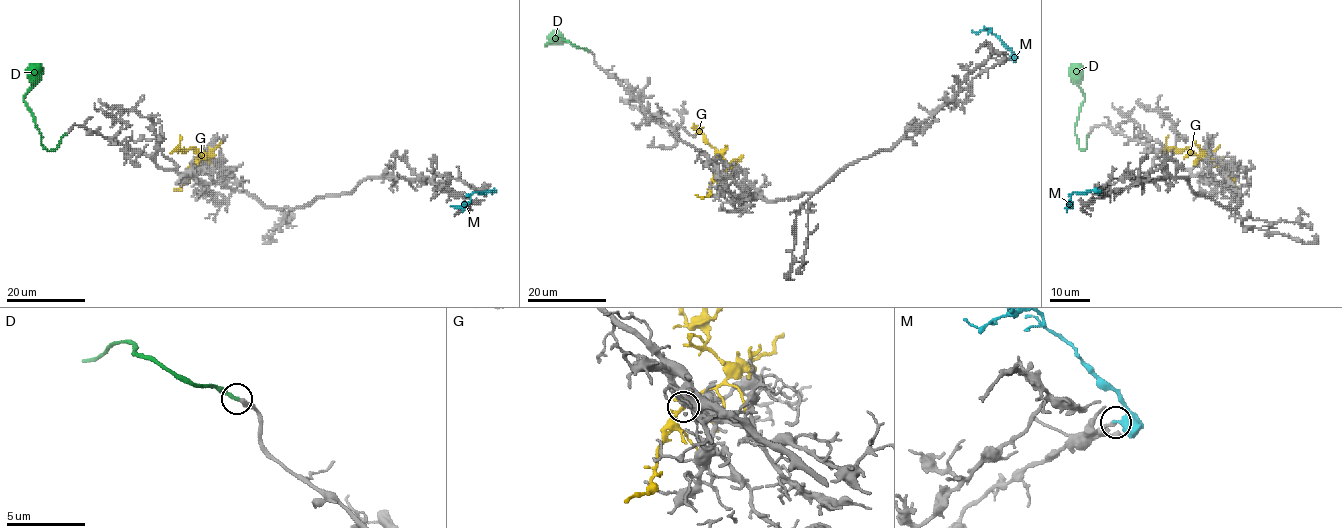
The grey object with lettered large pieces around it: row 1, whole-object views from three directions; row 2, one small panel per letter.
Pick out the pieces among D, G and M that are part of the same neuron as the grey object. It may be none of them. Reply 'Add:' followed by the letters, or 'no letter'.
Add: D

